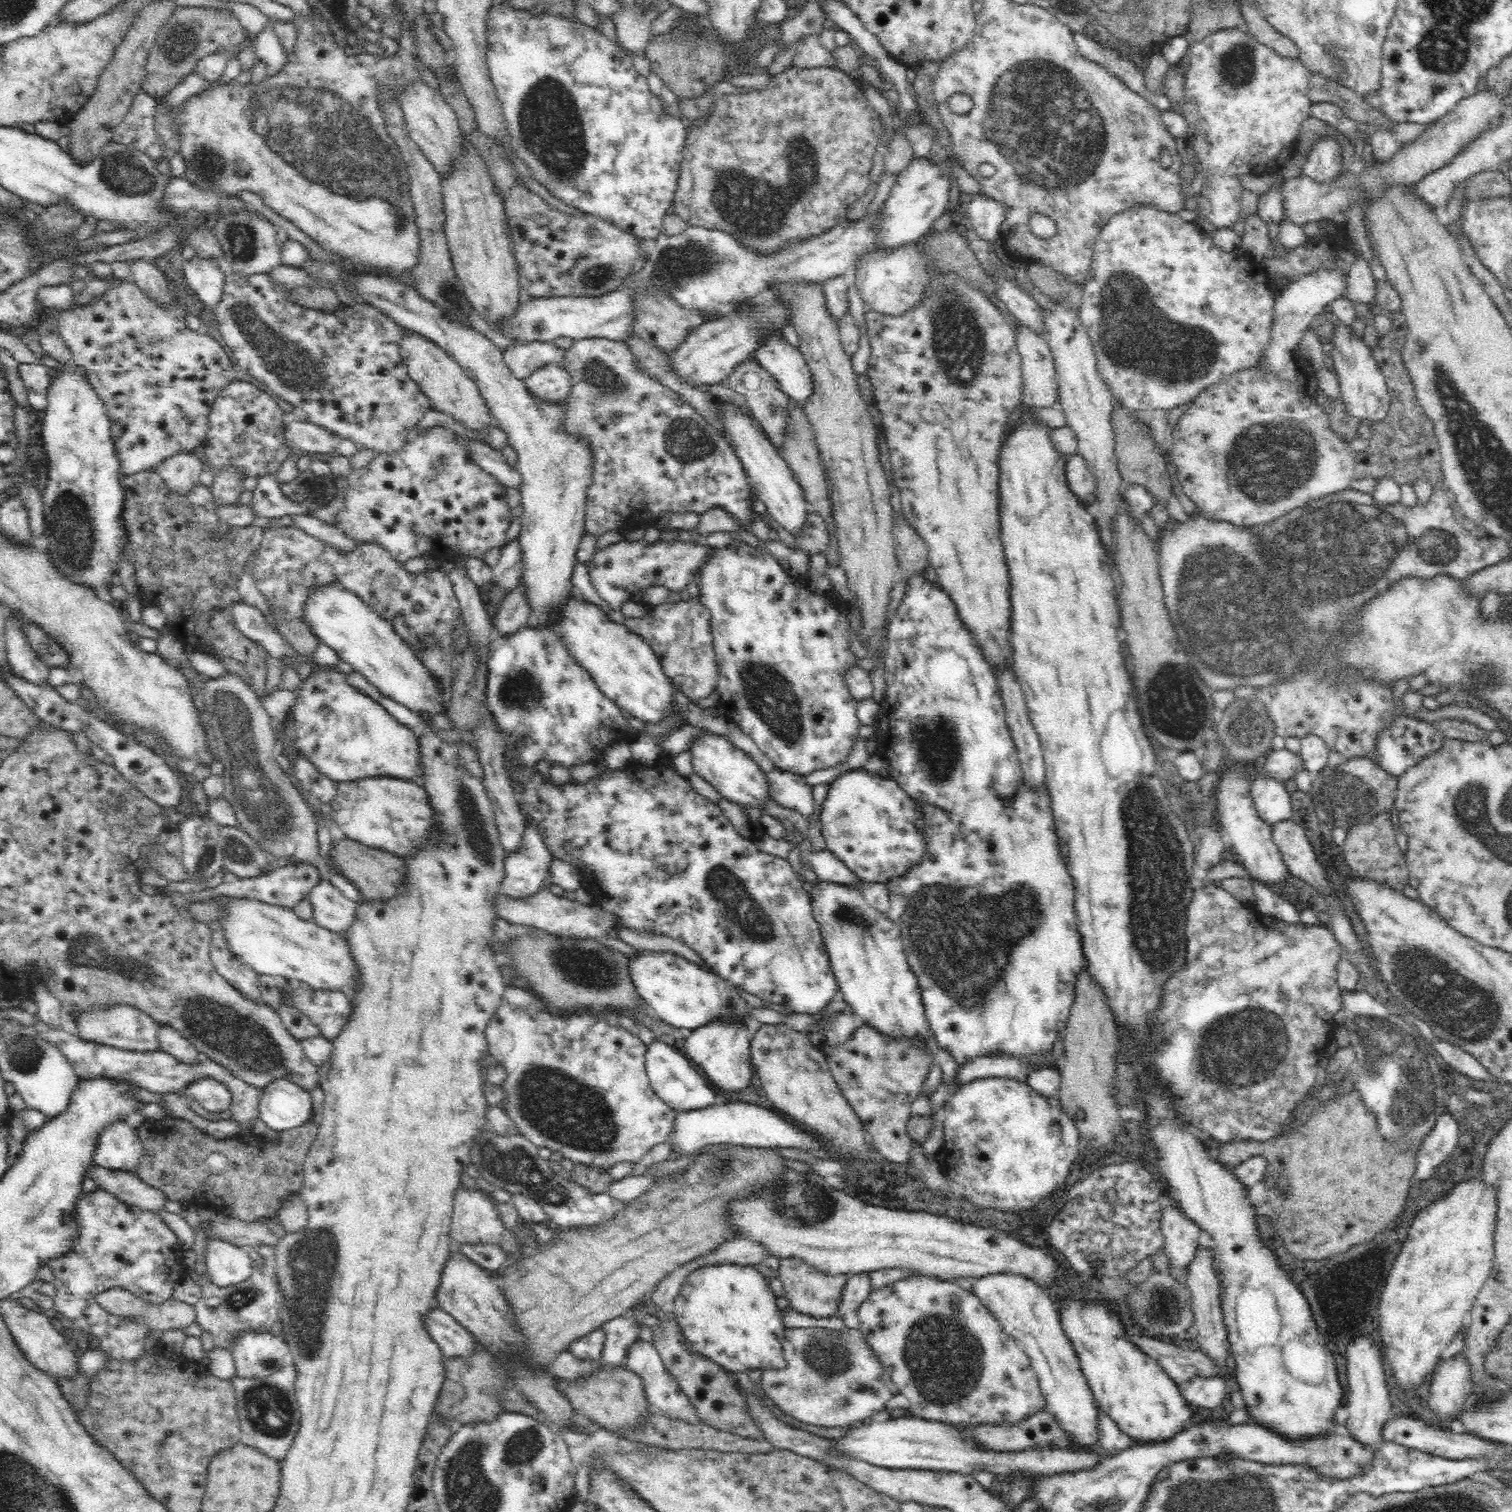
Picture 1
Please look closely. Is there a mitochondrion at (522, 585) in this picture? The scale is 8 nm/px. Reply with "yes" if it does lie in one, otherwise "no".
no

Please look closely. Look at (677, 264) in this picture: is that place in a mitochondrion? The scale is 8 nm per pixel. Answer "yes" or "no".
yes

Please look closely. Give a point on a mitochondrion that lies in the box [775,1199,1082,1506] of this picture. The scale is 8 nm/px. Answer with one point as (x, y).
(943, 1361)

